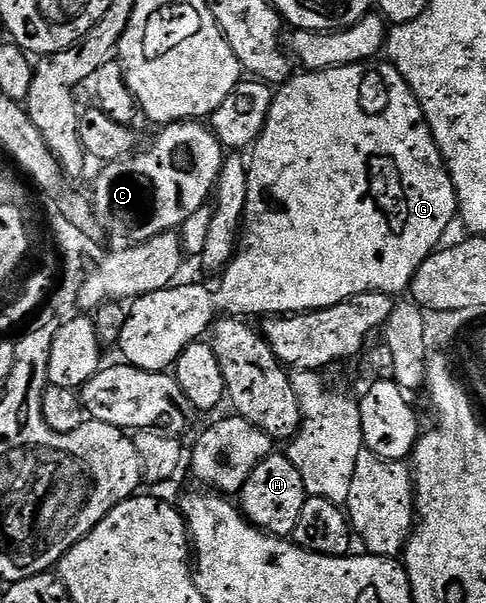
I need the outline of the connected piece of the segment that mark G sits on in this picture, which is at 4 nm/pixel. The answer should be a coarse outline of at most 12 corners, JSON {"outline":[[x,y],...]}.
{"outline":[[388,62],[303,71],[249,157],[226,300],[137,297],[123,359],[405,293],[458,195]]}

